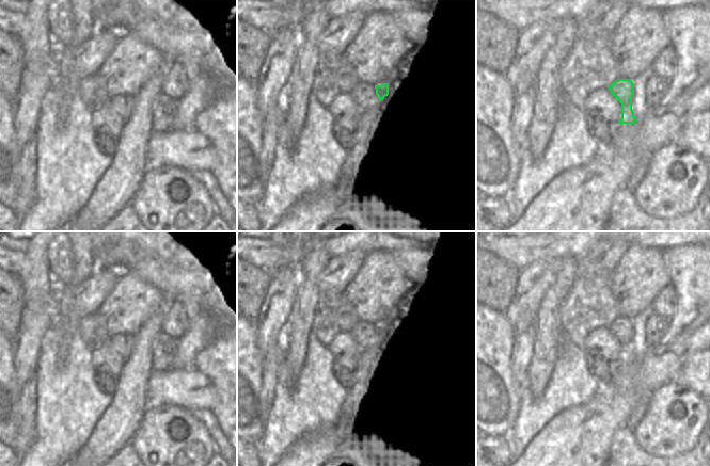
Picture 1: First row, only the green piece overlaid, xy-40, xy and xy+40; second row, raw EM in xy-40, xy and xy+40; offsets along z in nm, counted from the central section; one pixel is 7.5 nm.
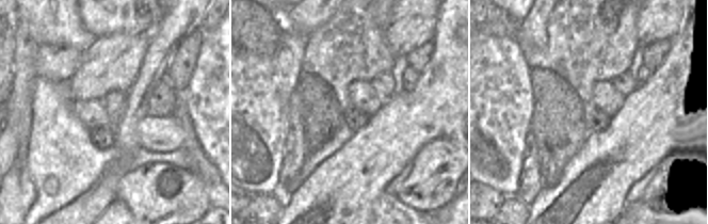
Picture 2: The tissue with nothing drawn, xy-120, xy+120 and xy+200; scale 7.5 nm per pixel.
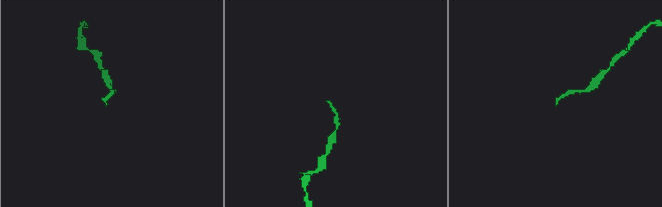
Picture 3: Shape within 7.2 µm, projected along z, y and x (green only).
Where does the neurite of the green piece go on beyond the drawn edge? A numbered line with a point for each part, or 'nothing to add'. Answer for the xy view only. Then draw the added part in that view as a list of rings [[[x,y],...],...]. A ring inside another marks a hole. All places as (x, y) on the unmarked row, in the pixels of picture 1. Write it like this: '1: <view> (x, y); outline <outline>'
1: xy (363, 334); outline [[[358,322],[350,334],[359,351],[370,360],[380,349],[380,338],[376,334],[375,325]]]

